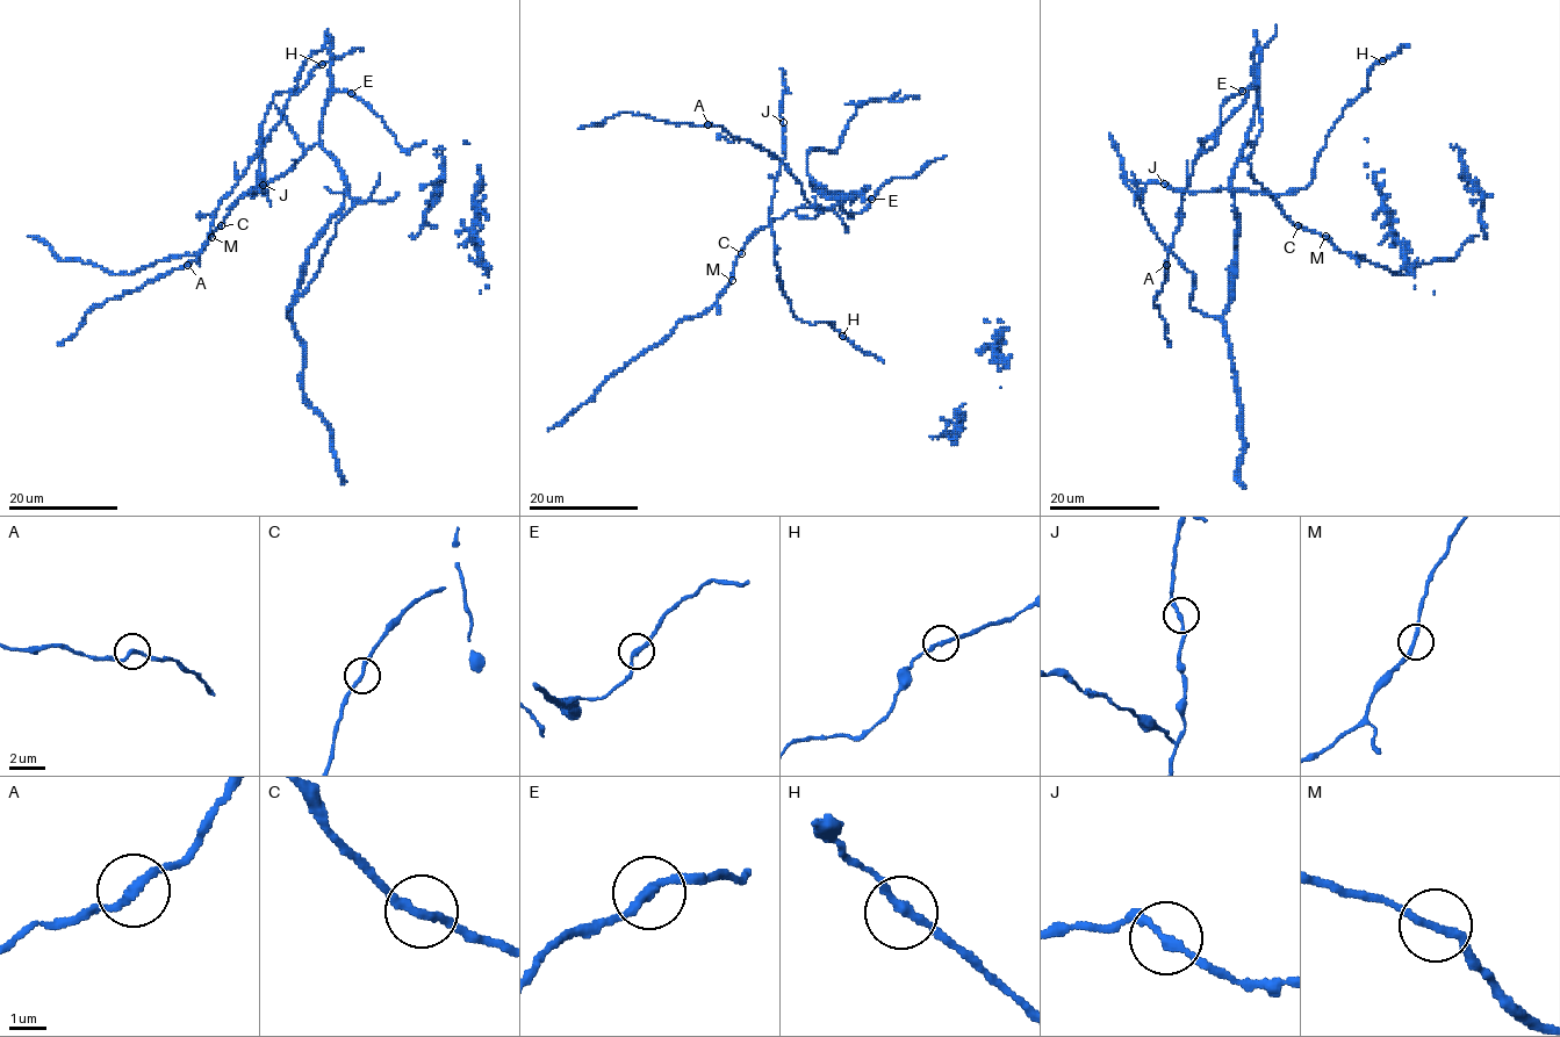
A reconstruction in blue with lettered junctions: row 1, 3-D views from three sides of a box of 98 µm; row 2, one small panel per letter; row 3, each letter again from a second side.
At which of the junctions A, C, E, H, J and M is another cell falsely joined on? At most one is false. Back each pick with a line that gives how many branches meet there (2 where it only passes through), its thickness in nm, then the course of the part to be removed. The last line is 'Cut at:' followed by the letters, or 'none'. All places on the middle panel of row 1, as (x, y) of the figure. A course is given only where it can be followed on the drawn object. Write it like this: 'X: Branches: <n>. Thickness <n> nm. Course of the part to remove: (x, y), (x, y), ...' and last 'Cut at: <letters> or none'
Cut at: none

